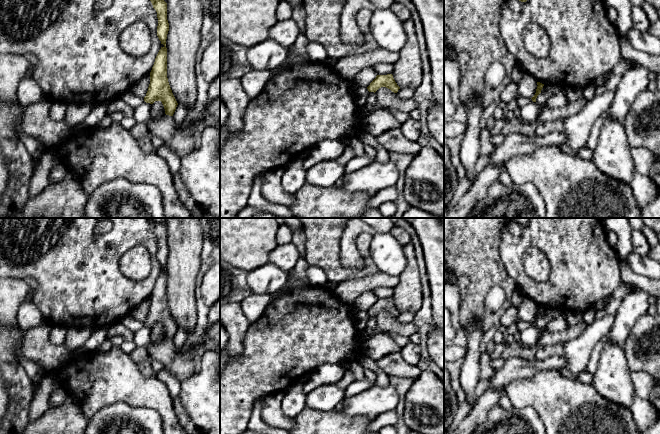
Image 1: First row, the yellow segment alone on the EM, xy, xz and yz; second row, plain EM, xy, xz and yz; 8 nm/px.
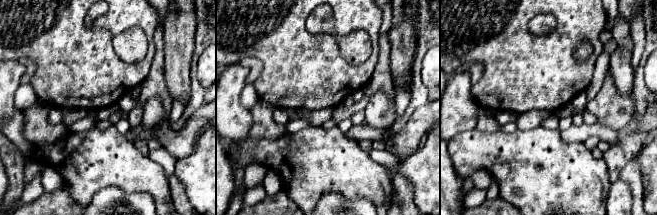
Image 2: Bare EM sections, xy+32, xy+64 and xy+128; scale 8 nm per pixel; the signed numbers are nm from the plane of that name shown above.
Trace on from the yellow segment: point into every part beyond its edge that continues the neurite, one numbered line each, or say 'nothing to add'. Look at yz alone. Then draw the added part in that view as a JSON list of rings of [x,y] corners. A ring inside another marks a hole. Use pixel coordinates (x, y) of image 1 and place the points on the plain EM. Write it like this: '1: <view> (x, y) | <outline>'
nothing to add

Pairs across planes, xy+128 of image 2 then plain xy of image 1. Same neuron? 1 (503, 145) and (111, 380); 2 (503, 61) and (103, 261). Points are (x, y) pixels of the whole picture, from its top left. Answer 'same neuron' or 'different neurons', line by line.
1: same neuron
2: same neuron

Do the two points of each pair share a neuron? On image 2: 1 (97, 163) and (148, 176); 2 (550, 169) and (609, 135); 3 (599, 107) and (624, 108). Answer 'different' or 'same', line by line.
1: same
2: different
3: same

